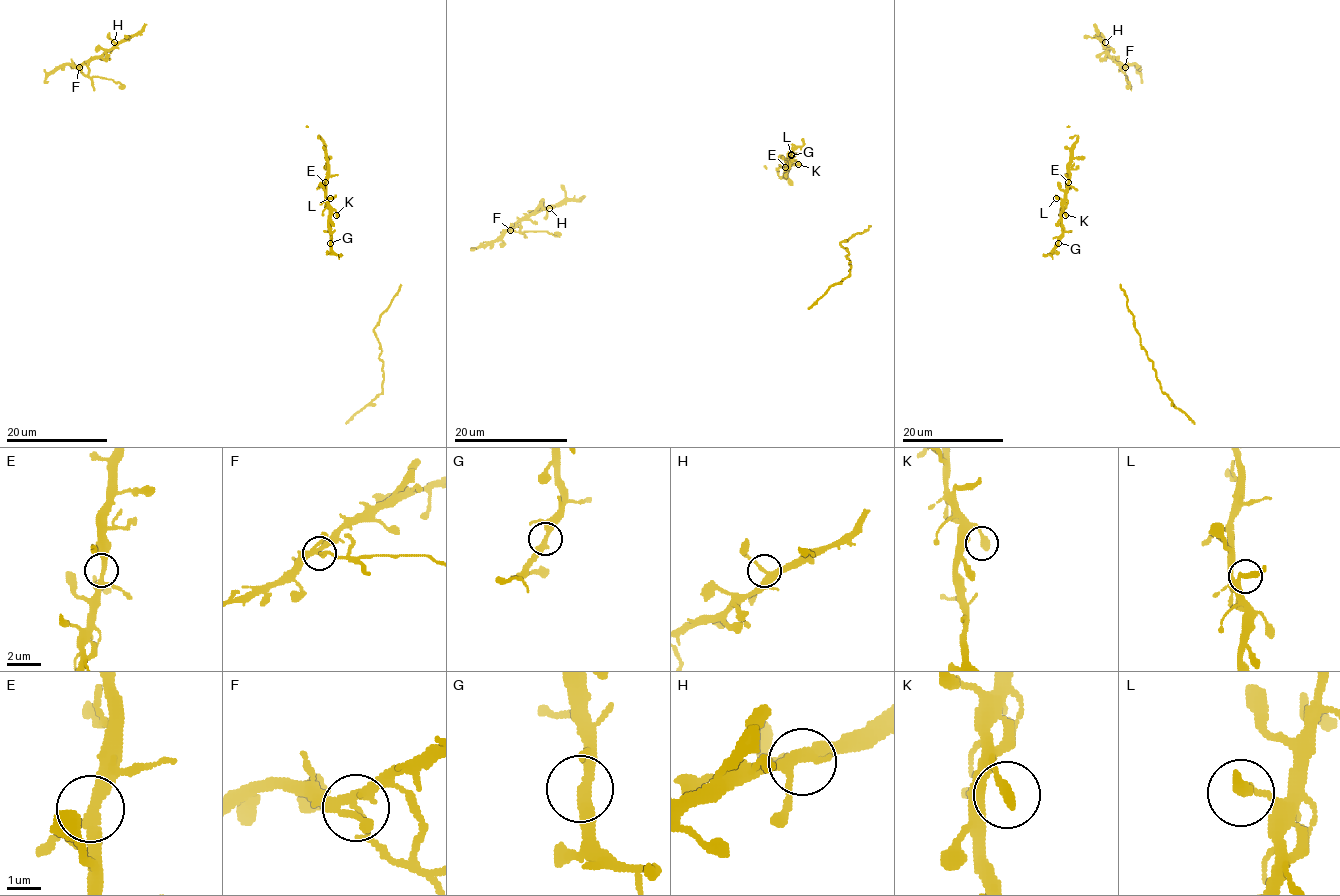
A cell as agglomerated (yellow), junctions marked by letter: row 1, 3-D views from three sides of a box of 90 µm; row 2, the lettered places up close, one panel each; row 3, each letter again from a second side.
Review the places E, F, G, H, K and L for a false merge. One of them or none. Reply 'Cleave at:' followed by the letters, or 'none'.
Cleave at: F

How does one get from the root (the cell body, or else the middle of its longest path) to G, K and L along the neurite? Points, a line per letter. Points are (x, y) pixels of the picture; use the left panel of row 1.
G: (325, 150), (330, 243)
K: (325, 150), (326, 201), (336, 215)
L: (325, 150), (326, 198), (330, 198)

